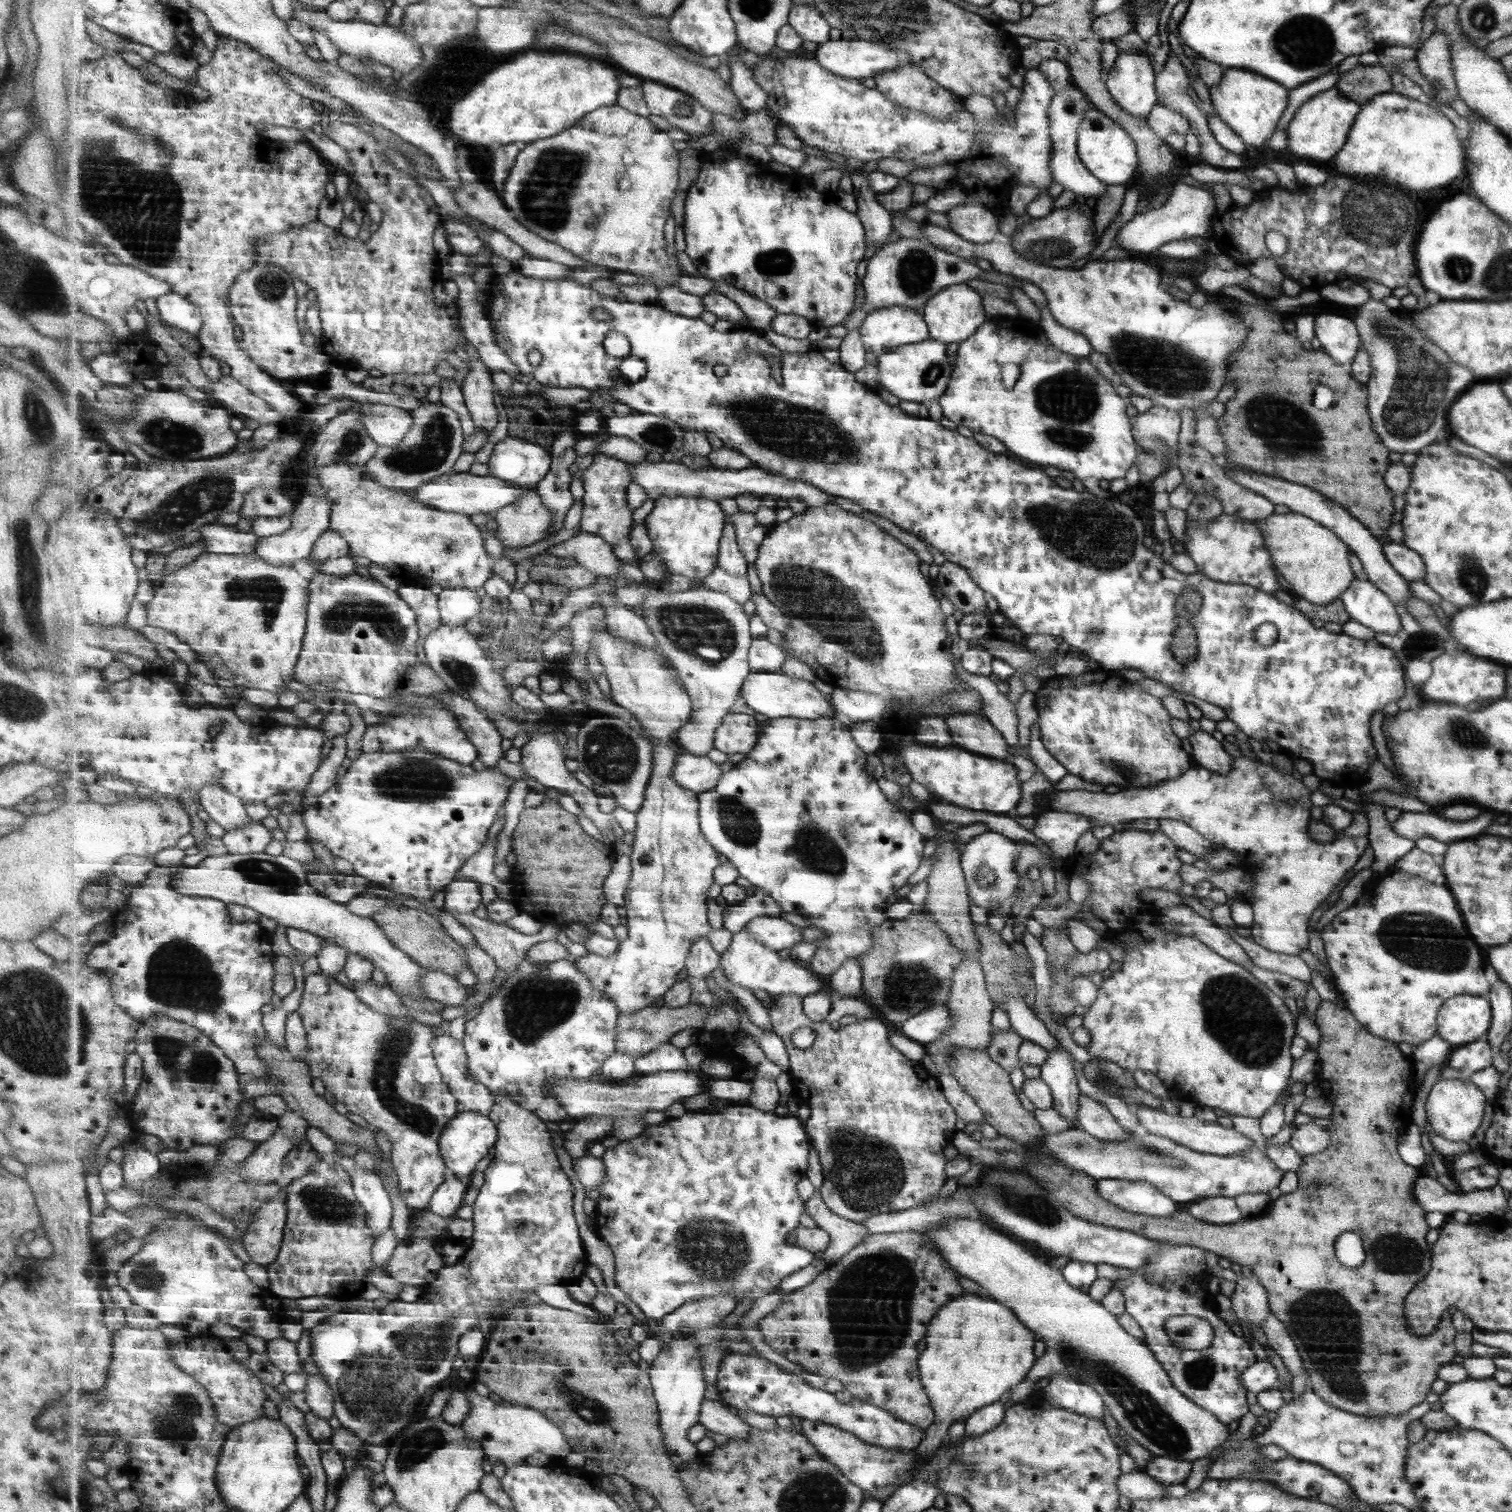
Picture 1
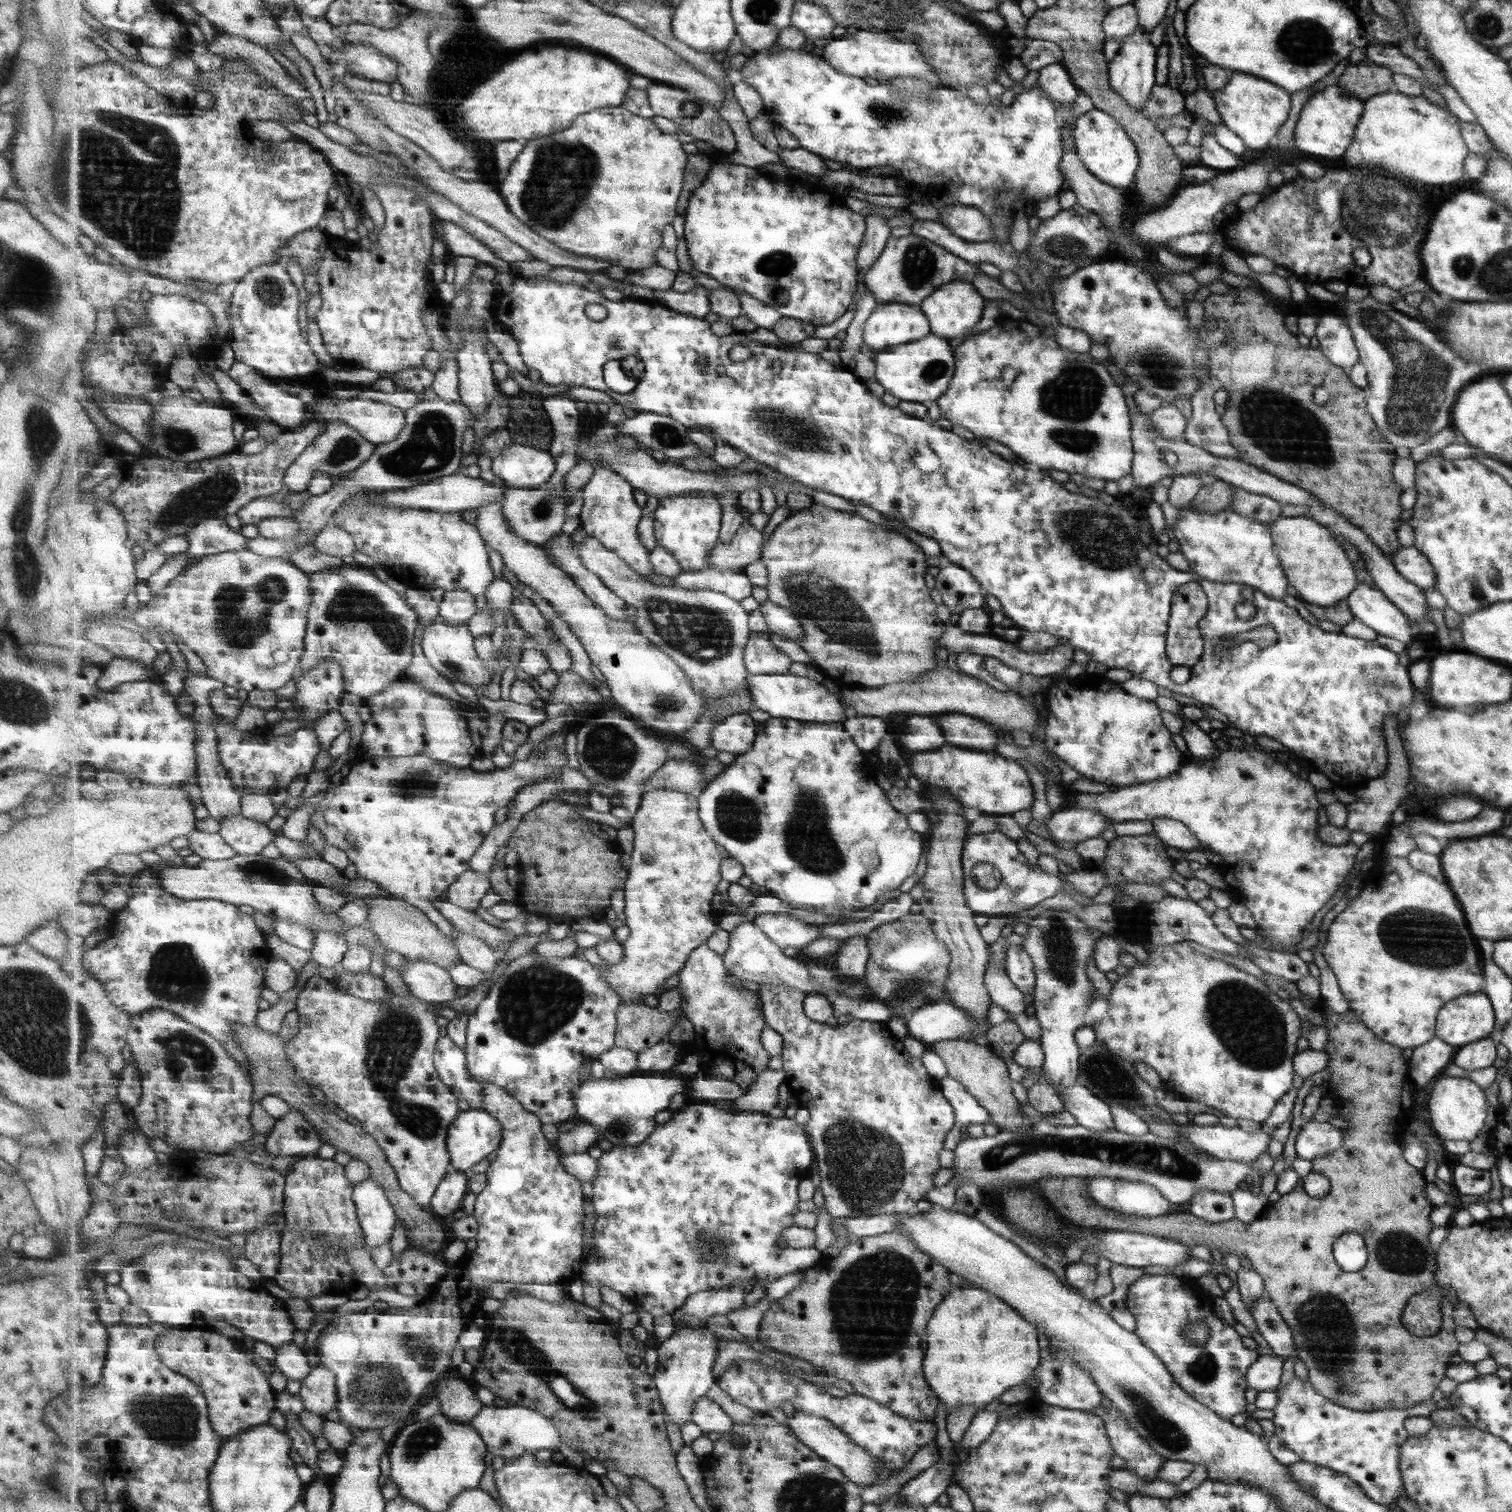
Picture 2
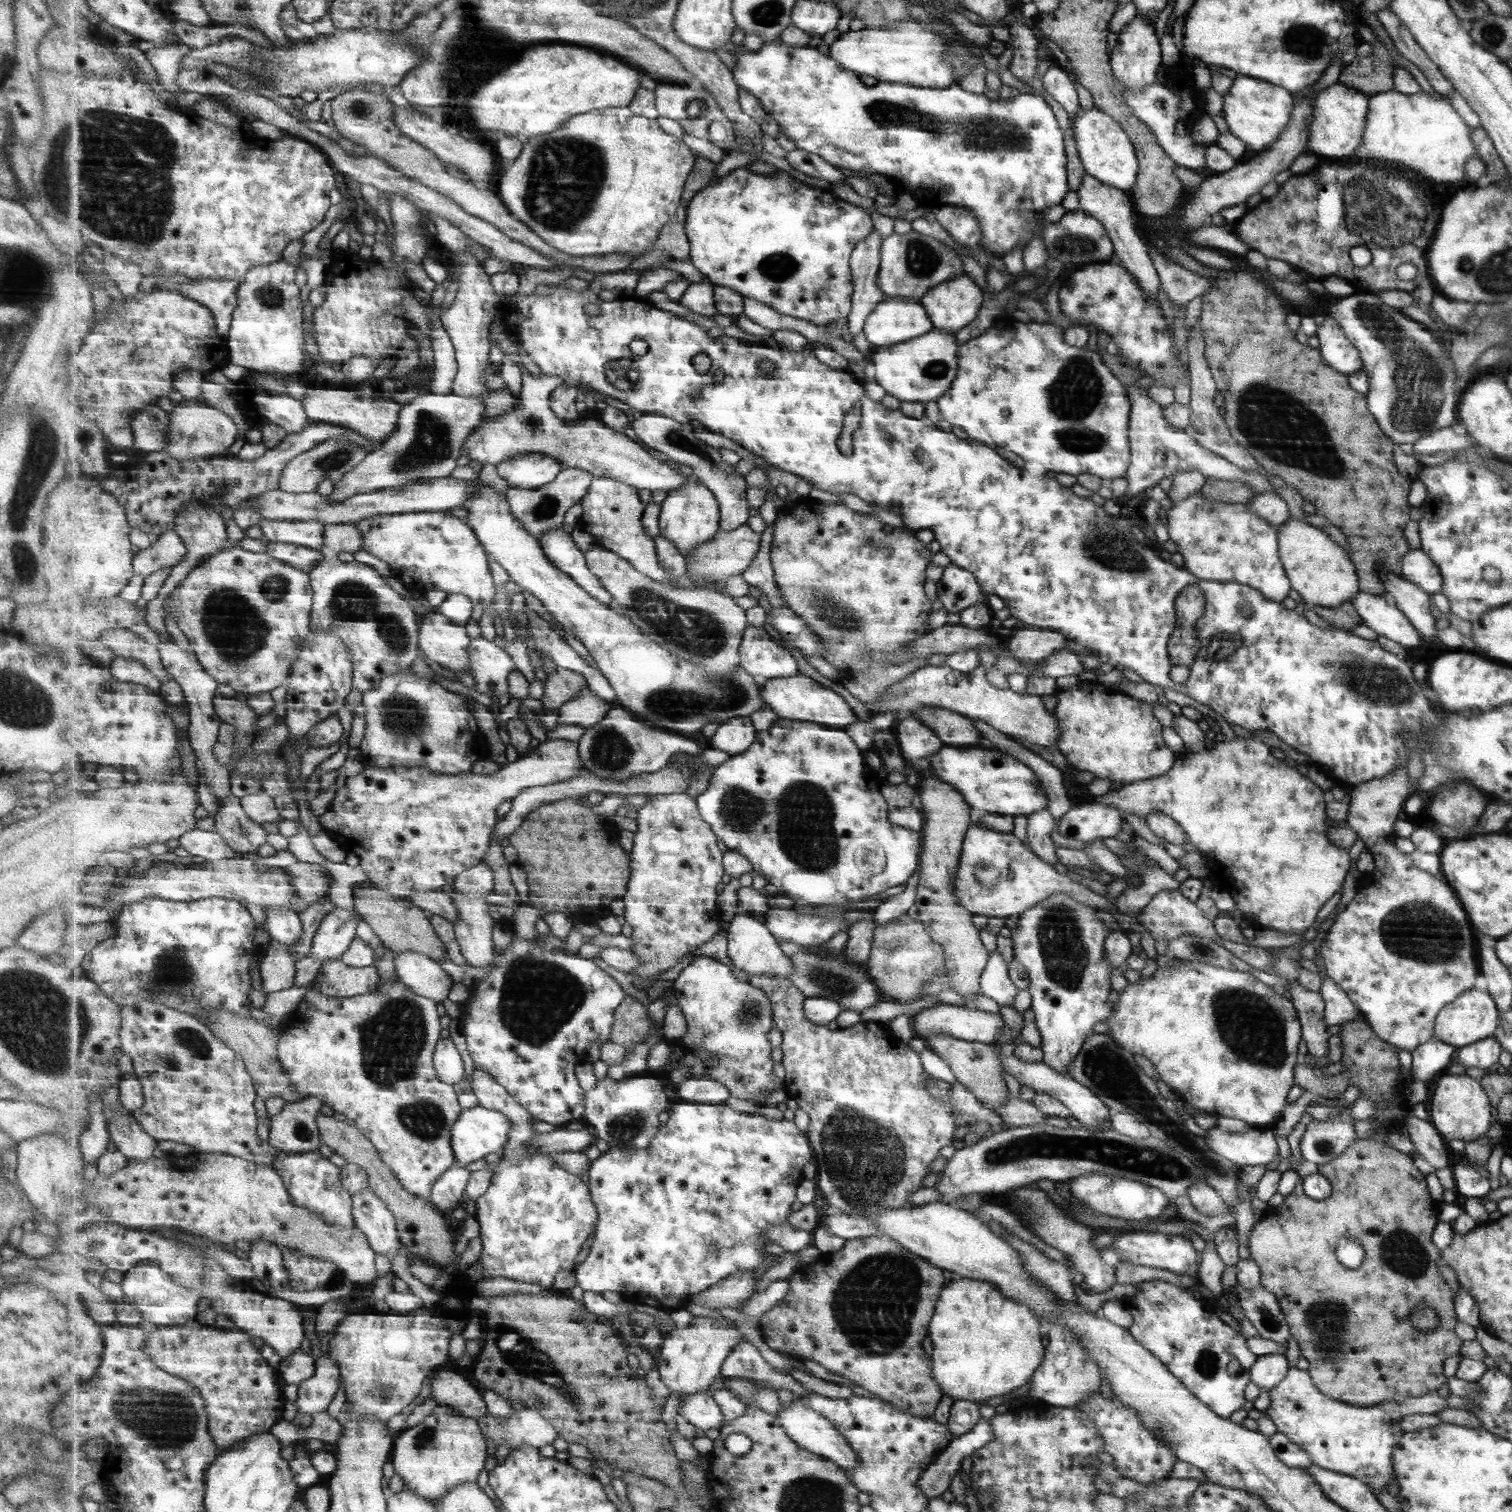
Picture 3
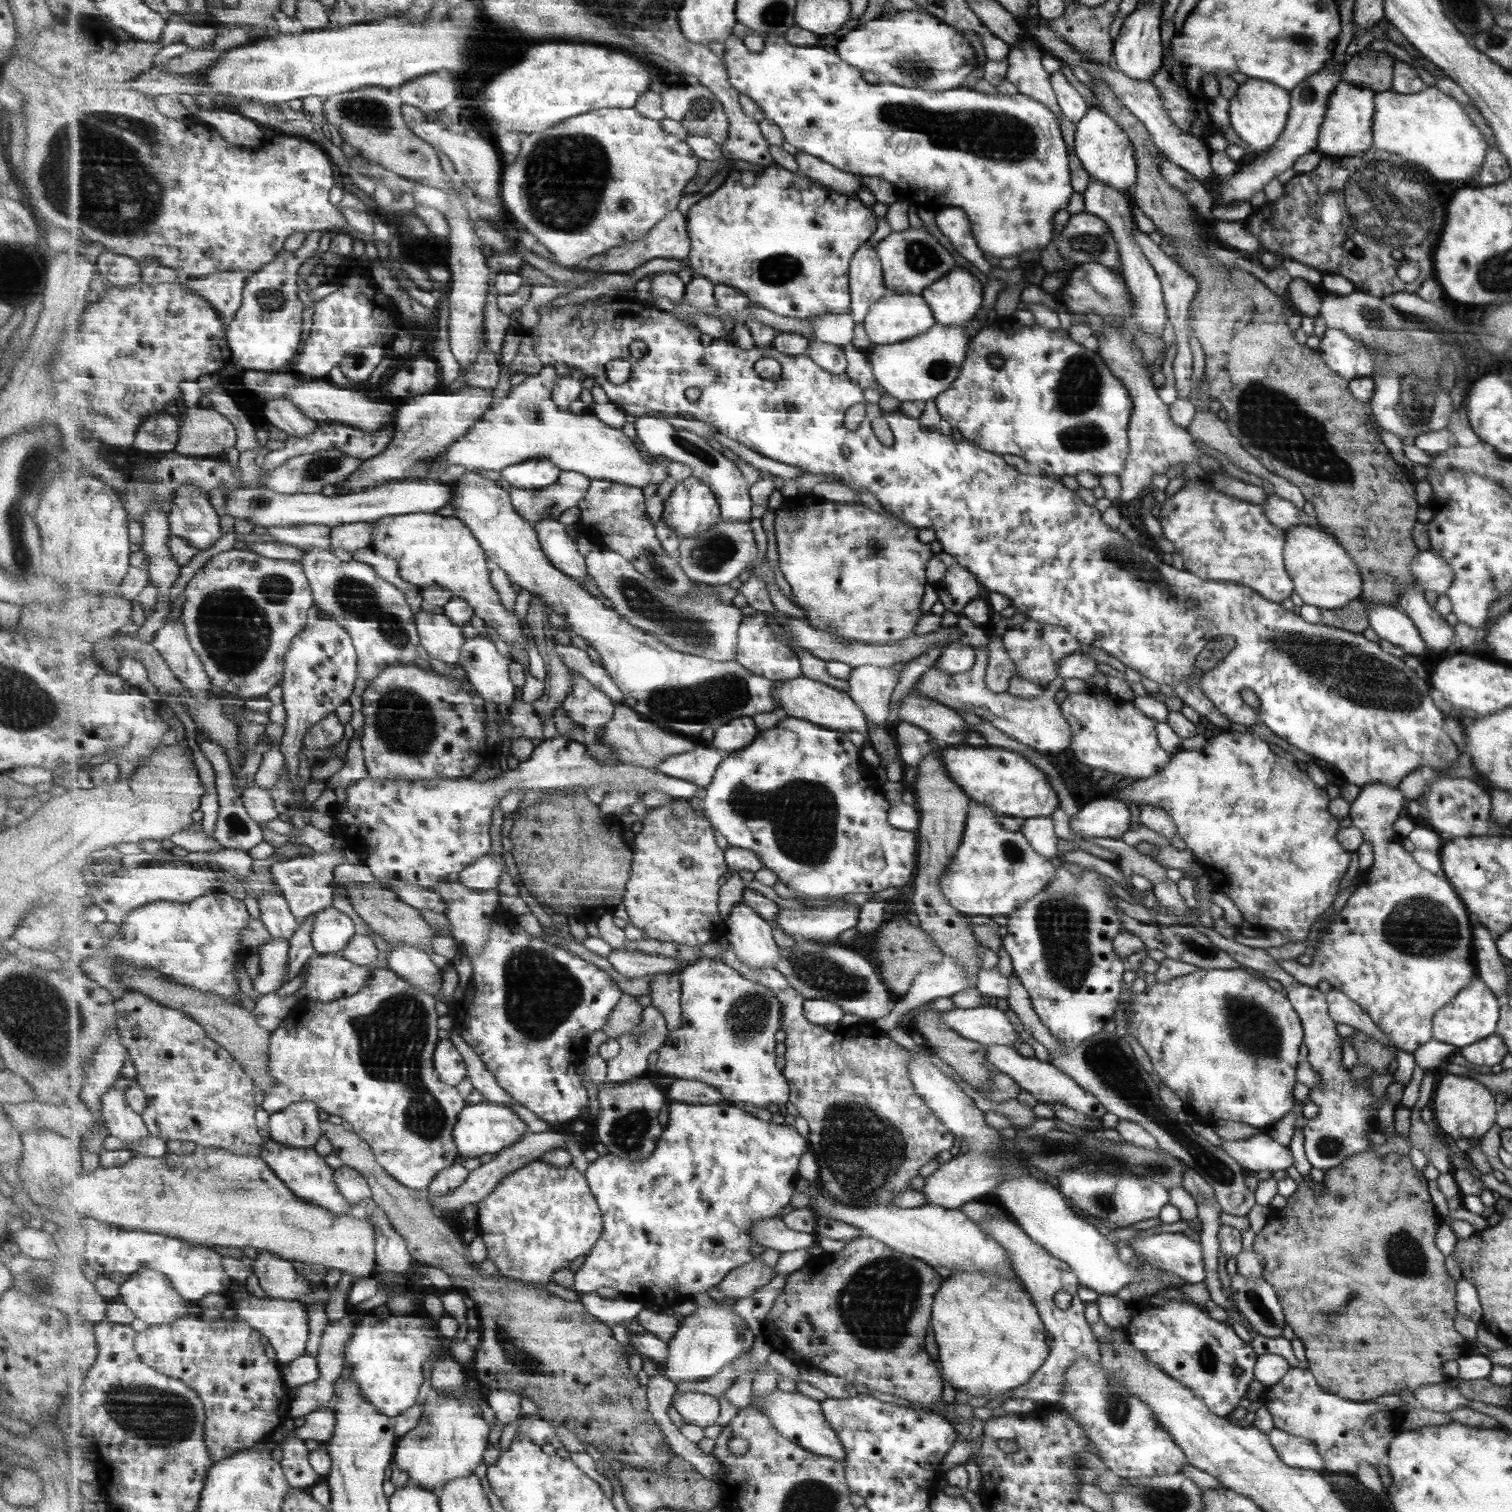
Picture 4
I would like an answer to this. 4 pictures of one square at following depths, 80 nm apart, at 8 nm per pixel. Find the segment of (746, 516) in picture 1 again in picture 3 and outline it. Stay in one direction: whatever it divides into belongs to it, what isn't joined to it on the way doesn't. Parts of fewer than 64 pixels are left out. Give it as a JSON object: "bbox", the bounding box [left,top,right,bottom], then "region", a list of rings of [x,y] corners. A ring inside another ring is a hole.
{"bbox":[688,524,762,579],"region":[[[748,524],[740,526],[731,532],[725,532],[721,528],[713,540],[700,544],[694,552],[690,552],[688,572],[692,575],[716,579],[742,575],[751,566],[761,547],[762,536]]]}

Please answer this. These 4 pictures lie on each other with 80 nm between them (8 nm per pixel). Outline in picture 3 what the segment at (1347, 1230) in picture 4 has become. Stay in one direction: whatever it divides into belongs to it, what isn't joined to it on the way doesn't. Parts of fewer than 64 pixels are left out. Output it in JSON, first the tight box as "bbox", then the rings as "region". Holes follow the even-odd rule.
{"bbox":[1247,1018,1463,1406],"region":[[[1357,1018],[1350,1021],[1345,1021],[1339,1026],[1339,1042],[1340,1044],[1340,1063],[1343,1065],[1342,1072],[1349,1074],[1349,1080],[1356,1086],[1354,1093],[1350,1095],[1351,1099],[1360,1096],[1368,1098],[1373,1102],[1374,1112],[1370,1117],[1371,1123],[1373,1122],[1373,1137],[1365,1137],[1352,1142],[1352,1145],[1341,1153],[1339,1157],[1329,1161],[1326,1168],[1321,1165],[1318,1166],[1318,1170],[1322,1170],[1322,1174],[1326,1176],[1331,1186],[1331,1193],[1328,1197],[1320,1200],[1310,1199],[1307,1197],[1302,1189],[1301,1182],[1299,1181],[1294,1189],[1283,1197],[1282,1204],[1273,1208],[1267,1208],[1266,1213],[1262,1218],[1258,1219],[1255,1224],[1251,1227],[1249,1234],[1247,1235],[1247,1244],[1250,1259],[1256,1263],[1260,1269],[1261,1285],[1267,1291],[1273,1294],[1275,1300],[1277,1300],[1281,1315],[1285,1319],[1291,1336],[1295,1338],[1297,1346],[1299,1347],[1300,1355],[1305,1358],[1309,1365],[1308,1374],[1312,1378],[1312,1383],[1315,1384],[1317,1391],[1321,1392],[1321,1395],[1327,1395],[1328,1398],[1340,1400],[1343,1403],[1349,1403],[1353,1406],[1375,1406],[1386,1401],[1393,1401],[1395,1403],[1401,1403],[1407,1398],[1419,1398],[1425,1397],[1425,1394],[1433,1393],[1437,1391],[1437,1388],[1445,1382],[1445,1376],[1443,1376],[1443,1360],[1459,1355],[1459,1351],[1463,1342],[1460,1337],[1455,1334],[1456,1327],[1456,1314],[1455,1314],[1455,1298],[1451,1295],[1449,1287],[1443,1281],[1443,1278],[1439,1276],[1437,1266],[1441,1260],[1441,1254],[1437,1250],[1436,1245],[1432,1242],[1431,1236],[1433,1229],[1435,1228],[1435,1202],[1429,1198],[1427,1194],[1427,1186],[1425,1186],[1425,1180],[1421,1178],[1421,1171],[1417,1170],[1416,1166],[1413,1166],[1412,1158],[1406,1153],[1402,1153],[1389,1147],[1386,1142],[1387,1135],[1390,1130],[1399,1128],[1401,1126],[1400,1117],[1403,1113],[1410,1113],[1409,1107],[1405,1106],[1401,1097],[1402,1084],[1399,1084],[1397,1076],[1399,1076],[1399,1060],[1397,1060],[1397,1049],[1393,1048],[1388,1042],[1380,1039],[1376,1033],[1372,1030],[1372,1027],[1363,1018]],[[1346,1240],[1357,1240],[1365,1251],[1363,1262],[1359,1265],[1359,1268],[1355,1270],[1349,1270],[1343,1268],[1334,1257],[1334,1250],[1336,1246],[1339,1246]],[[1417,1305],[1425,1305],[1433,1310],[1433,1314],[1436,1314],[1436,1328],[1429,1329],[1429,1331],[1419,1332],[1417,1328],[1413,1327],[1412,1310]]]}

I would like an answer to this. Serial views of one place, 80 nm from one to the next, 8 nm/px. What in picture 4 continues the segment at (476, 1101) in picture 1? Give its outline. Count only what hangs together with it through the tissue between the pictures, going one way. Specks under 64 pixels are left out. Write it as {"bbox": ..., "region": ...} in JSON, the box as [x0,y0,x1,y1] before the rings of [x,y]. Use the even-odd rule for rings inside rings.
{"bbox":[434,1039,468,1086],"region":[[[441,1039],[434,1053],[434,1066],[440,1079],[447,1084],[457,1086],[468,1074],[468,1063],[450,1039]]]}

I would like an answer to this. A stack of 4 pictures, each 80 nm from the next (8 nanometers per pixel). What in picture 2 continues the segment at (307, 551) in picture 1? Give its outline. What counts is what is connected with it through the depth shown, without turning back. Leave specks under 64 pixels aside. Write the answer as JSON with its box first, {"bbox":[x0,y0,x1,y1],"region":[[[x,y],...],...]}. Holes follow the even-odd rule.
{"bbox":[248,396,477,559],"region":[[[437,396],[432,400],[421,398],[415,408],[405,413],[407,426],[395,442],[377,446],[373,456],[370,456],[367,462],[364,462],[357,470],[345,473],[346,478],[335,484],[335,487],[315,492],[313,498],[307,500],[307,506],[297,516],[300,524],[298,535],[284,539],[268,539],[259,534],[255,538],[248,538],[248,549],[263,557],[287,559],[298,548],[308,546],[314,534],[318,536],[324,528],[333,523],[333,516],[345,504],[345,500],[351,498],[351,494],[357,494],[357,491],[381,493],[393,490],[403,491],[457,472],[461,458],[464,456],[464,436],[477,418],[473,411],[467,405],[463,405],[462,401],[451,403]]]}

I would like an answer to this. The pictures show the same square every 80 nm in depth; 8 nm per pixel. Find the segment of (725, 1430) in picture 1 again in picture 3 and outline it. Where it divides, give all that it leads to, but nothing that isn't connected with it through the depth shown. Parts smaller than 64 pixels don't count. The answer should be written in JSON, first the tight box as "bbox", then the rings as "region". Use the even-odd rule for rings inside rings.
{"bbox":[679,1392,728,1430],"region":[[[709,1392],[691,1395],[685,1404],[681,1405],[679,1413],[701,1430],[720,1430],[728,1423],[722,1408]]]}

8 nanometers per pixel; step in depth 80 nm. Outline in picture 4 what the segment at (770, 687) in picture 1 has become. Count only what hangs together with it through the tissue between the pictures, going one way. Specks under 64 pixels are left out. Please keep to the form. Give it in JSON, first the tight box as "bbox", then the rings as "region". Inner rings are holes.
{"bbox":[774,676,869,736],"region":[[[808,676],[782,681],[774,688],[774,699],[780,705],[782,716],[800,718],[817,723],[822,727],[842,733],[860,732],[869,736],[869,725],[864,710],[849,696],[846,691],[837,690],[824,682],[811,680]]]}

